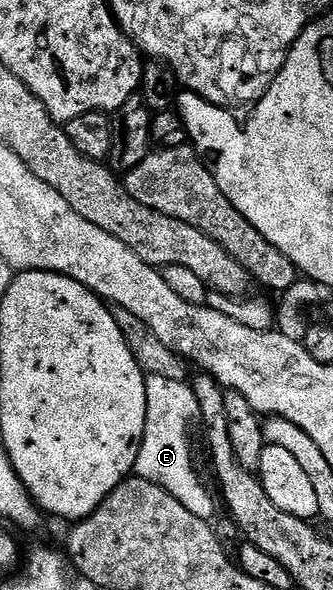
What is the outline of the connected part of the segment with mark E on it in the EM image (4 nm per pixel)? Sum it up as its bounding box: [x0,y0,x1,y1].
[135,376,218,521]

